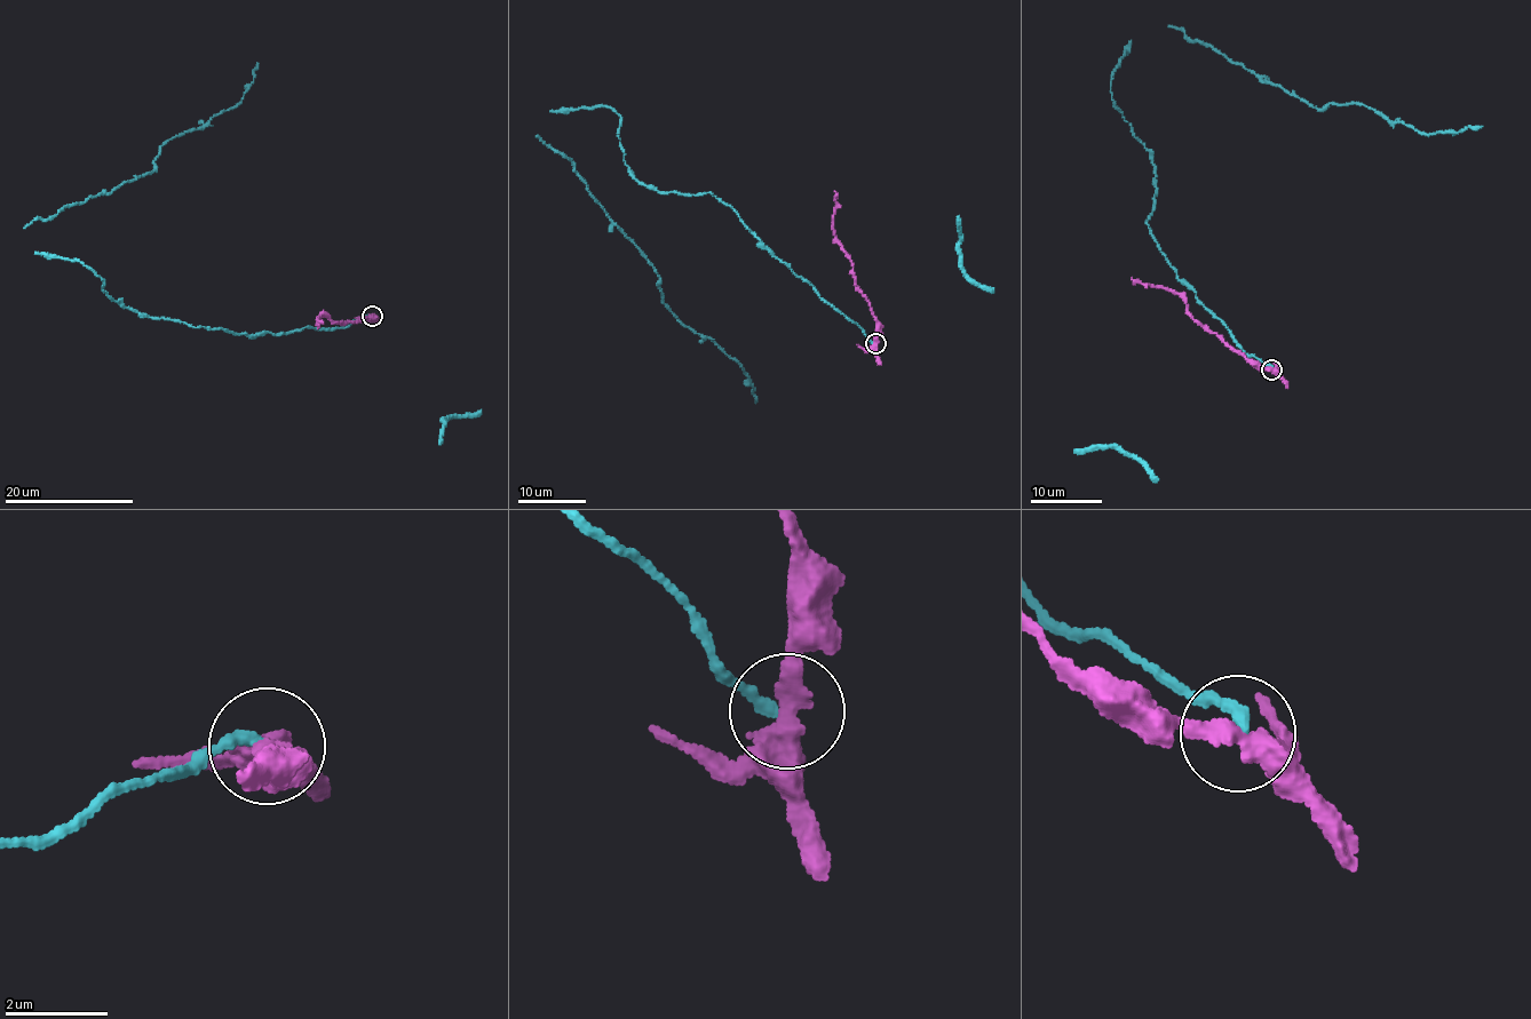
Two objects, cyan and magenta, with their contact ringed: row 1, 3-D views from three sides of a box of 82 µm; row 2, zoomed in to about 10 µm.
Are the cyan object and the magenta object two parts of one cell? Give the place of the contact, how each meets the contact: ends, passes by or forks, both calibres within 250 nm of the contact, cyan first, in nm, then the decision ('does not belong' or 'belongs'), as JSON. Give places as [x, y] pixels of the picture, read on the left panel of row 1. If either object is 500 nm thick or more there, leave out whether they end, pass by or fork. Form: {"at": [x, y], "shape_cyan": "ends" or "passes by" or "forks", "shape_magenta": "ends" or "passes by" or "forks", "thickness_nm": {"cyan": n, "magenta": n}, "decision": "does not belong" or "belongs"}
{"at": [372, 316], "shape_cyan": "ends", "shape_magenta": "passes by", "thickness_nm": {"cyan": 200, "magenta": 400}, "decision": "does not belong"}

